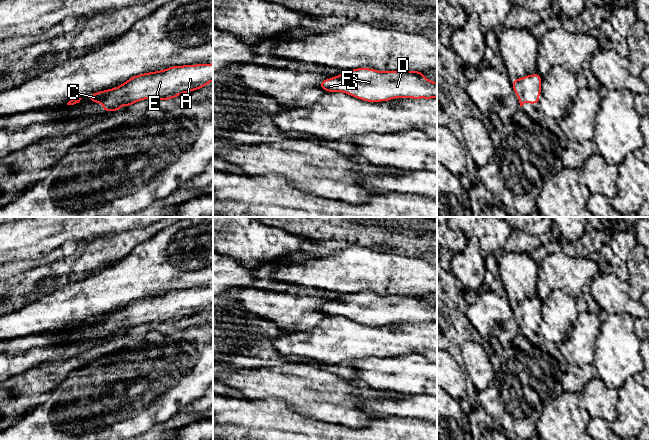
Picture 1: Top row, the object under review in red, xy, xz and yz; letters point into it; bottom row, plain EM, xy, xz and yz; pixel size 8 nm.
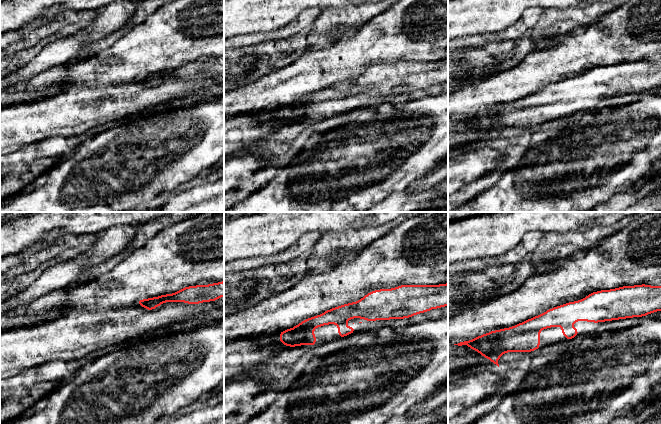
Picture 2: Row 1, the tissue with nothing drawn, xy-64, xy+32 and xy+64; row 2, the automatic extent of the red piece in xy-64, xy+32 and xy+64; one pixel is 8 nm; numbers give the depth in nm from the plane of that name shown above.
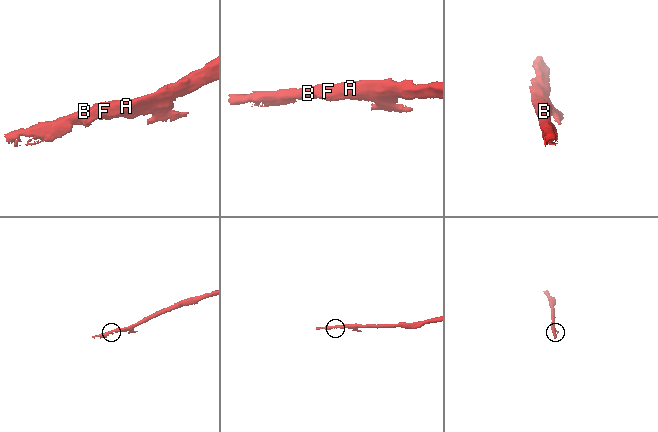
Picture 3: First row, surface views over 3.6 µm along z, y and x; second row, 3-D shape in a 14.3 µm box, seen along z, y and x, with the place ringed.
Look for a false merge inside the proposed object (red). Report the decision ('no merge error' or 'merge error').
no merge error

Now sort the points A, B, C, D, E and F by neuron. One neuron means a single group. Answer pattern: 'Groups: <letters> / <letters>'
Groups: A B C D E F

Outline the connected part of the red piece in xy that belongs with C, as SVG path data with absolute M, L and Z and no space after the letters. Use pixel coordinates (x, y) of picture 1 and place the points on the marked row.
M213 63L172 66L161 71L148 72L131 77L116 88L96 92L87 96L93 103L102 103L103 112L119 111L122 105L130 107L145 99L168 100L183 93L203 88L213 81Z

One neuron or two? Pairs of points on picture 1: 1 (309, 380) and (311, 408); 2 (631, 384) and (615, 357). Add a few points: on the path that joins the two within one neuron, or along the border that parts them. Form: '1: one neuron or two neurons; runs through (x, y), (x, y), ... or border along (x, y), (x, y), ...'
1: one neuron; runs through (309, 387), (311, 401)
2: two neurons; border along (632, 376), (618, 390)

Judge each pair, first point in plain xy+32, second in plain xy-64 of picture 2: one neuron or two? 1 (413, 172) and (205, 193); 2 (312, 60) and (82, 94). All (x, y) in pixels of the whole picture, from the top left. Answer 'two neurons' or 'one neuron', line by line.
1: two neurons
2: two neurons

